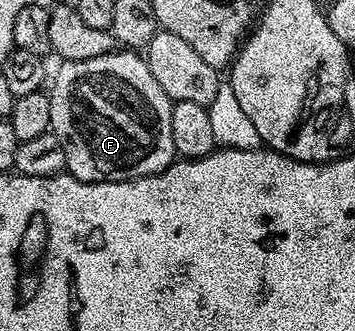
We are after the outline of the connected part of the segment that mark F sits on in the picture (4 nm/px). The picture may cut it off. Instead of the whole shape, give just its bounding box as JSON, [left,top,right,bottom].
[49,49,177,183]

